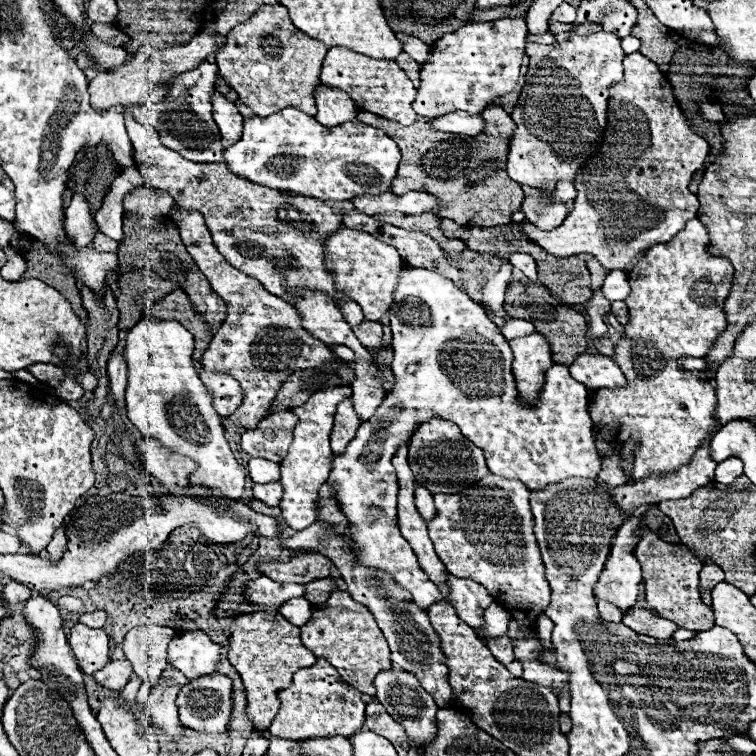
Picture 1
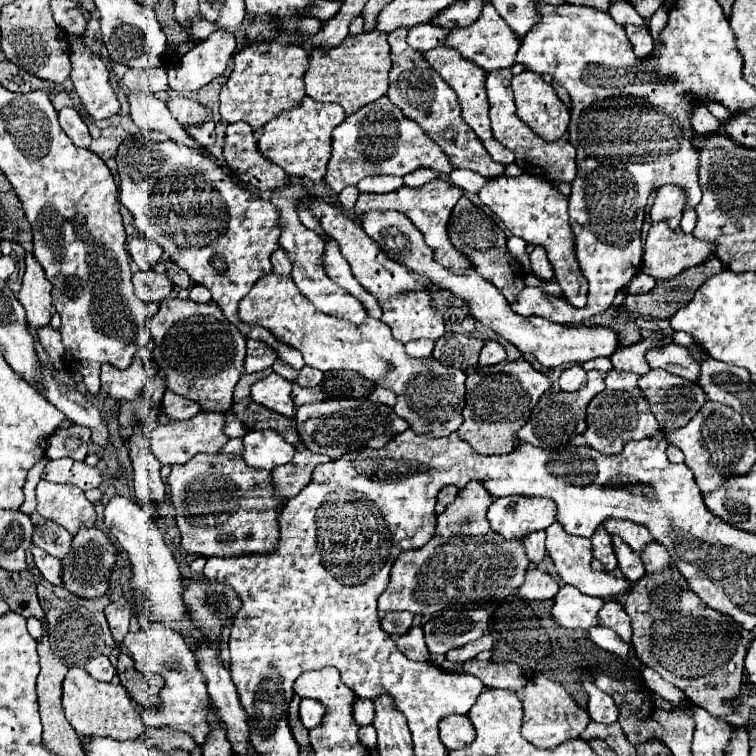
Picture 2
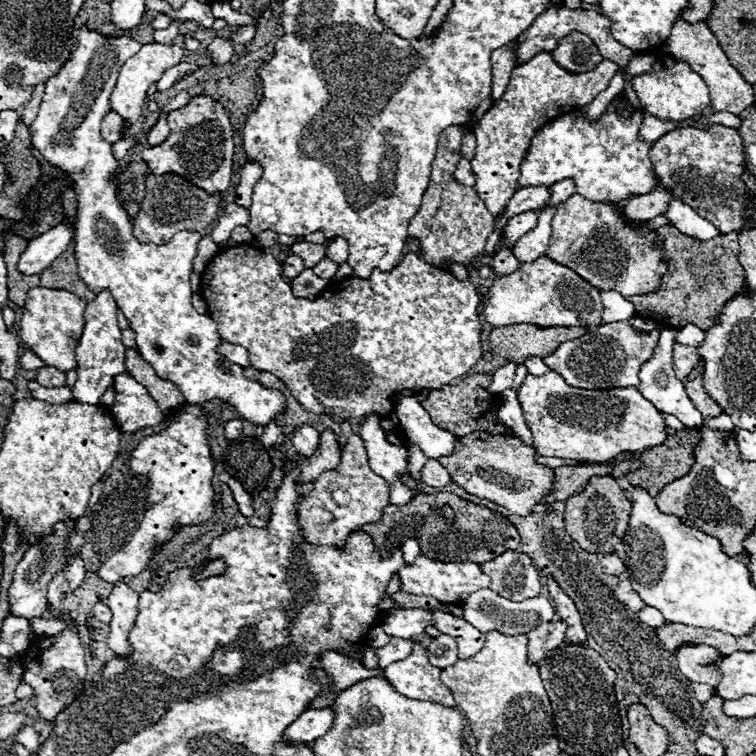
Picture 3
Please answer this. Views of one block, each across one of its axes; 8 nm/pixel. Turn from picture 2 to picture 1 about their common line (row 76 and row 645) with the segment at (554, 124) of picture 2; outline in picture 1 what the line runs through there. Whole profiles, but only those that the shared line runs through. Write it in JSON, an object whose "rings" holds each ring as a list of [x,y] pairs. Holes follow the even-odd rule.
{"rings":[[[492,474],[484,476],[484,480],[466,488],[462,494],[434,494],[436,516],[428,522],[428,534],[438,558],[452,576],[476,580],[488,588],[490,596],[502,596],[502,606],[520,628],[526,628],[514,642],[514,656],[524,668],[522,680],[556,688],[560,698],[568,698],[568,672],[540,660],[544,650],[536,632],[536,622],[550,602],[550,586],[544,578],[528,496],[530,492],[520,480],[500,480],[500,476]]]}

